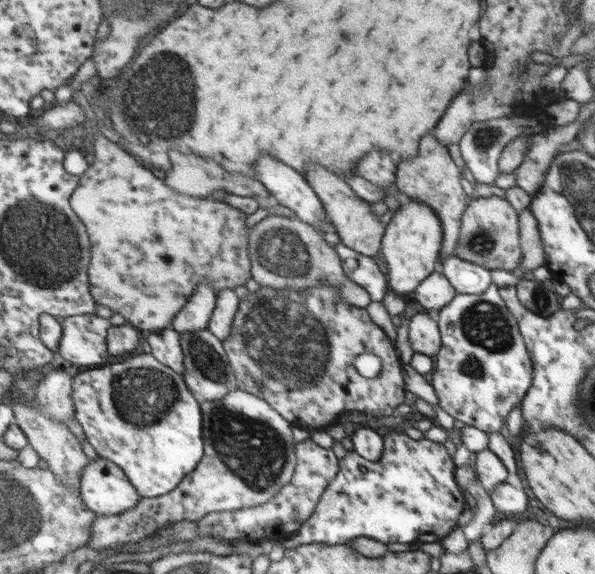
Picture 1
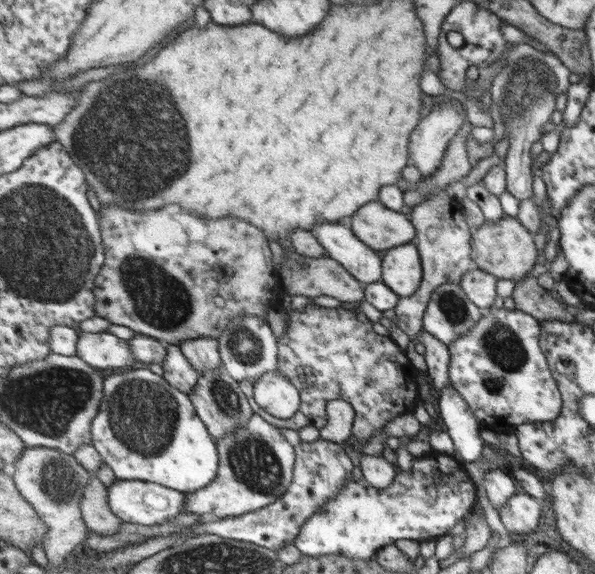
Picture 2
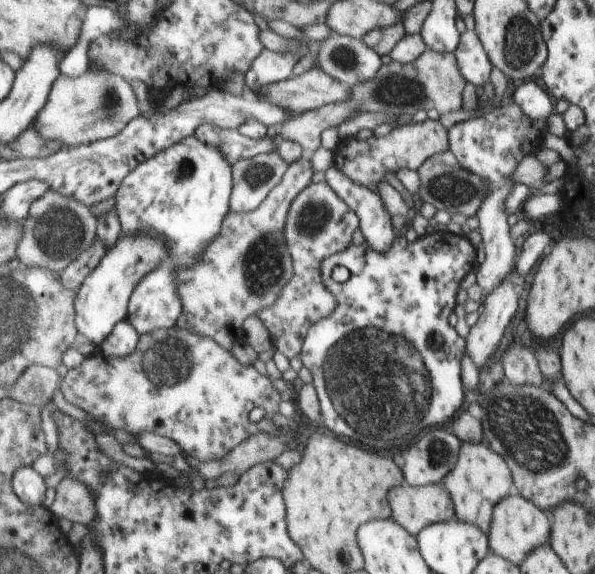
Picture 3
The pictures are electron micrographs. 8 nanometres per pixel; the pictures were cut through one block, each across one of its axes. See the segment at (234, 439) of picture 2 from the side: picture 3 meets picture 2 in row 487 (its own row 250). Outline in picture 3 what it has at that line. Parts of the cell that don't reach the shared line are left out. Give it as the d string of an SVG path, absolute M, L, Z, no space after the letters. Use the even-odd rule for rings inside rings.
M305 155L297 162L288 165L283 180L269 193L265 202L251 212L230 211L225 217L221 232L209 246L205 248L201 262L191 270L177 272L177 294L184 303L184 312L180 316L178 326L183 330L191 330L194 334L201 334L213 338L221 346L231 351L233 344L244 337L244 322L251 316L257 316L265 308L273 306L281 292L293 278L293 257L289 252L288 242L285 242L285 226L288 224L288 214L293 201L312 185L311 178L317 171L313 171L309 156Z

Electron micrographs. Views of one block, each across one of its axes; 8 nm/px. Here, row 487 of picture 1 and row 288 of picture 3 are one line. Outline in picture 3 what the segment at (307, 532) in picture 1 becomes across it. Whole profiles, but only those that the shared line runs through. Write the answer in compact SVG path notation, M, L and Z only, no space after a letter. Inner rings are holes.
M395 231L393 242L381 254L363 242L332 254L321 264L325 286L335 296L336 308L327 318L313 324L305 339L300 360L313 372L323 425L335 436L349 438L357 444L363 442L361 446L379 452L393 446L411 444L421 430L429 426L441 427L459 410L463 400L459 382L463 338L459 338L447 324L447 316L455 304L459 280L473 266L475 252L465 236L455 236L451 246L448 238L448 232L433 231L409 242L402 231ZM335 265L347 268L348 280L337 283L331 279L331 270Z

